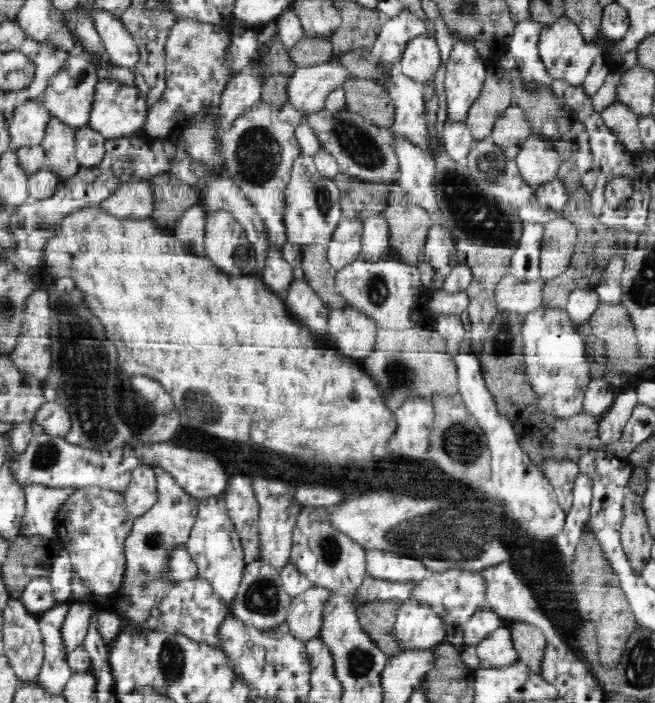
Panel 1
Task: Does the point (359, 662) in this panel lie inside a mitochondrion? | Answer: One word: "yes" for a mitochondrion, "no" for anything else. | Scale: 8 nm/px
yes

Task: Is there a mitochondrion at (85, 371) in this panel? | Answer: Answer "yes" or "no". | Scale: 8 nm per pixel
yes

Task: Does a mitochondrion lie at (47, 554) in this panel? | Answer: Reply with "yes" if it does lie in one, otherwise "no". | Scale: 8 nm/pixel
yes

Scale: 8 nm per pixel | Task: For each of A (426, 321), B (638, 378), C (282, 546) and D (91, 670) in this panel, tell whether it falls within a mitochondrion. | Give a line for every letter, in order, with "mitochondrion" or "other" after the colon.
A: other
B: other
C: other
D: other

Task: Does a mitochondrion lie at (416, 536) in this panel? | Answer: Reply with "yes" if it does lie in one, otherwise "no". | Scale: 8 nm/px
yes

